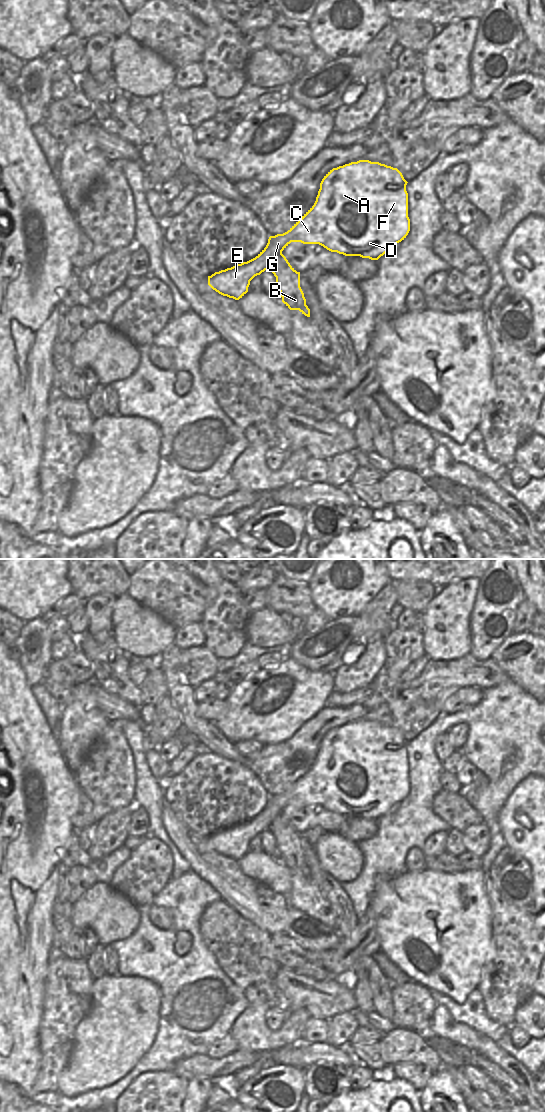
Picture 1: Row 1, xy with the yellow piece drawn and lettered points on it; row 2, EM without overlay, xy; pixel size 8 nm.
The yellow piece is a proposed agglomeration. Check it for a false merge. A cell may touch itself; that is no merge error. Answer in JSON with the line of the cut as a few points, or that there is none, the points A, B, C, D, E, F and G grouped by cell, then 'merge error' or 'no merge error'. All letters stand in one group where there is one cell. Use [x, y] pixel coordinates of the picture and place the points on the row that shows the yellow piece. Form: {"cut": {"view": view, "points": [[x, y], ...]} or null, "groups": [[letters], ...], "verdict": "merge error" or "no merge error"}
{"cut": {"view": "xy", "points": [[281, 252], [270, 268]]}, "groups": [["A", "C", "D", "E", "F", "G"], ["B"]], "verdict": "merge error"}

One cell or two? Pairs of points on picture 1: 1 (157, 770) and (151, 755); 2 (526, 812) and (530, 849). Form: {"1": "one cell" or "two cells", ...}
{"1": "one cell", "2": "one cell"}

